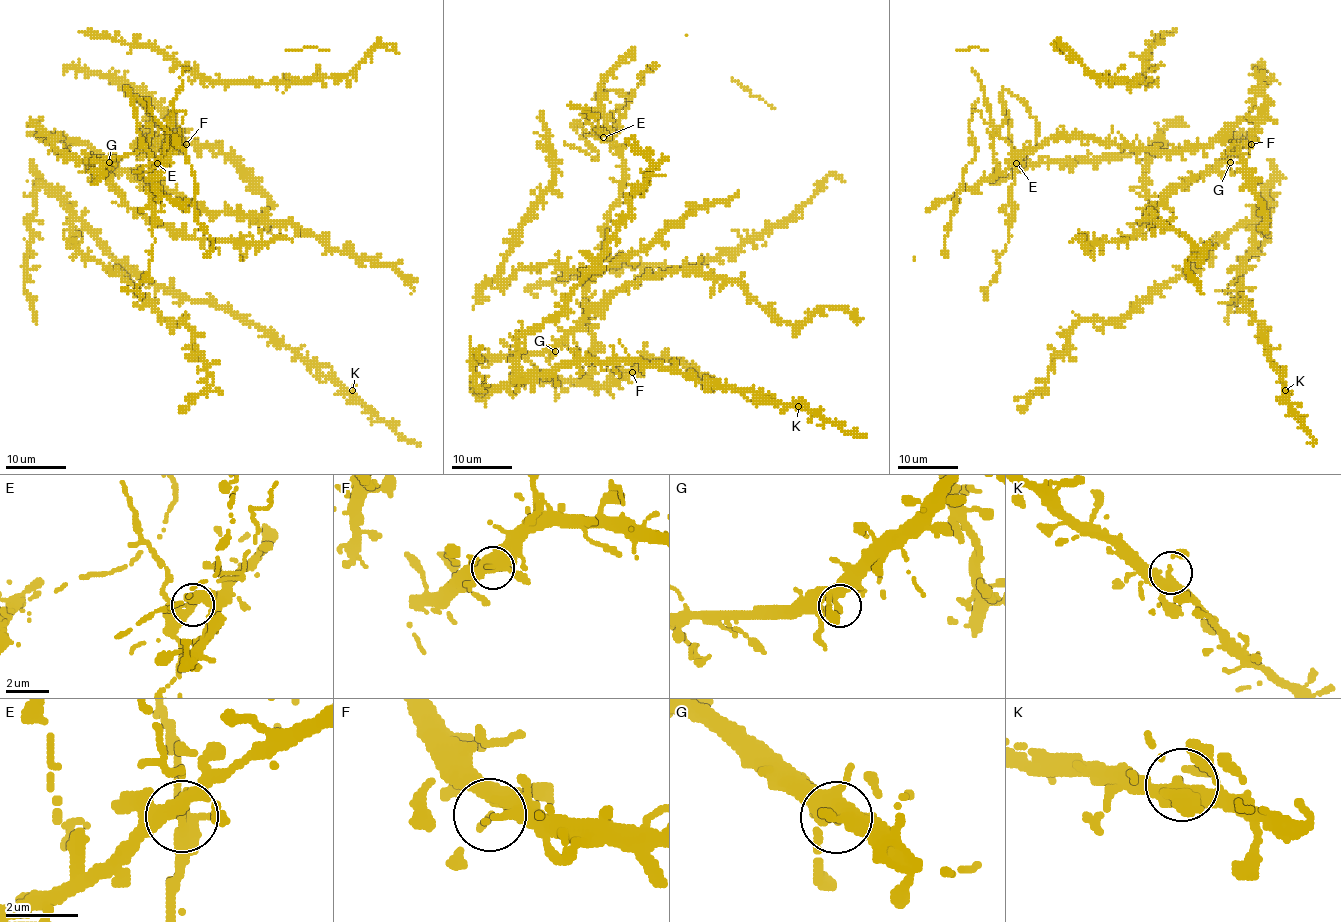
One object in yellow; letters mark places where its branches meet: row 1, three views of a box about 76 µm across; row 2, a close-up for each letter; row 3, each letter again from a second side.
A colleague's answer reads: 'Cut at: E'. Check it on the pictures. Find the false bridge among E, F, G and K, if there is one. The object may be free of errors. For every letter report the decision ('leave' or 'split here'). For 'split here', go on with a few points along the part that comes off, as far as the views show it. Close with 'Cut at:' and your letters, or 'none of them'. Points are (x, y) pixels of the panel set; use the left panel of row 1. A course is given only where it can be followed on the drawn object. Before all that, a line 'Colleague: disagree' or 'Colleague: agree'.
Colleague: agree
E: split here
F: leave
G: leave
K: leave
Cut at: E

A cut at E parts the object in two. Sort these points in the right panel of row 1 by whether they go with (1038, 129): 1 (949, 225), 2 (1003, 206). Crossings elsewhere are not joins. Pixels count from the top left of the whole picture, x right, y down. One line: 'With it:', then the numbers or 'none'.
With it: 1, 2

